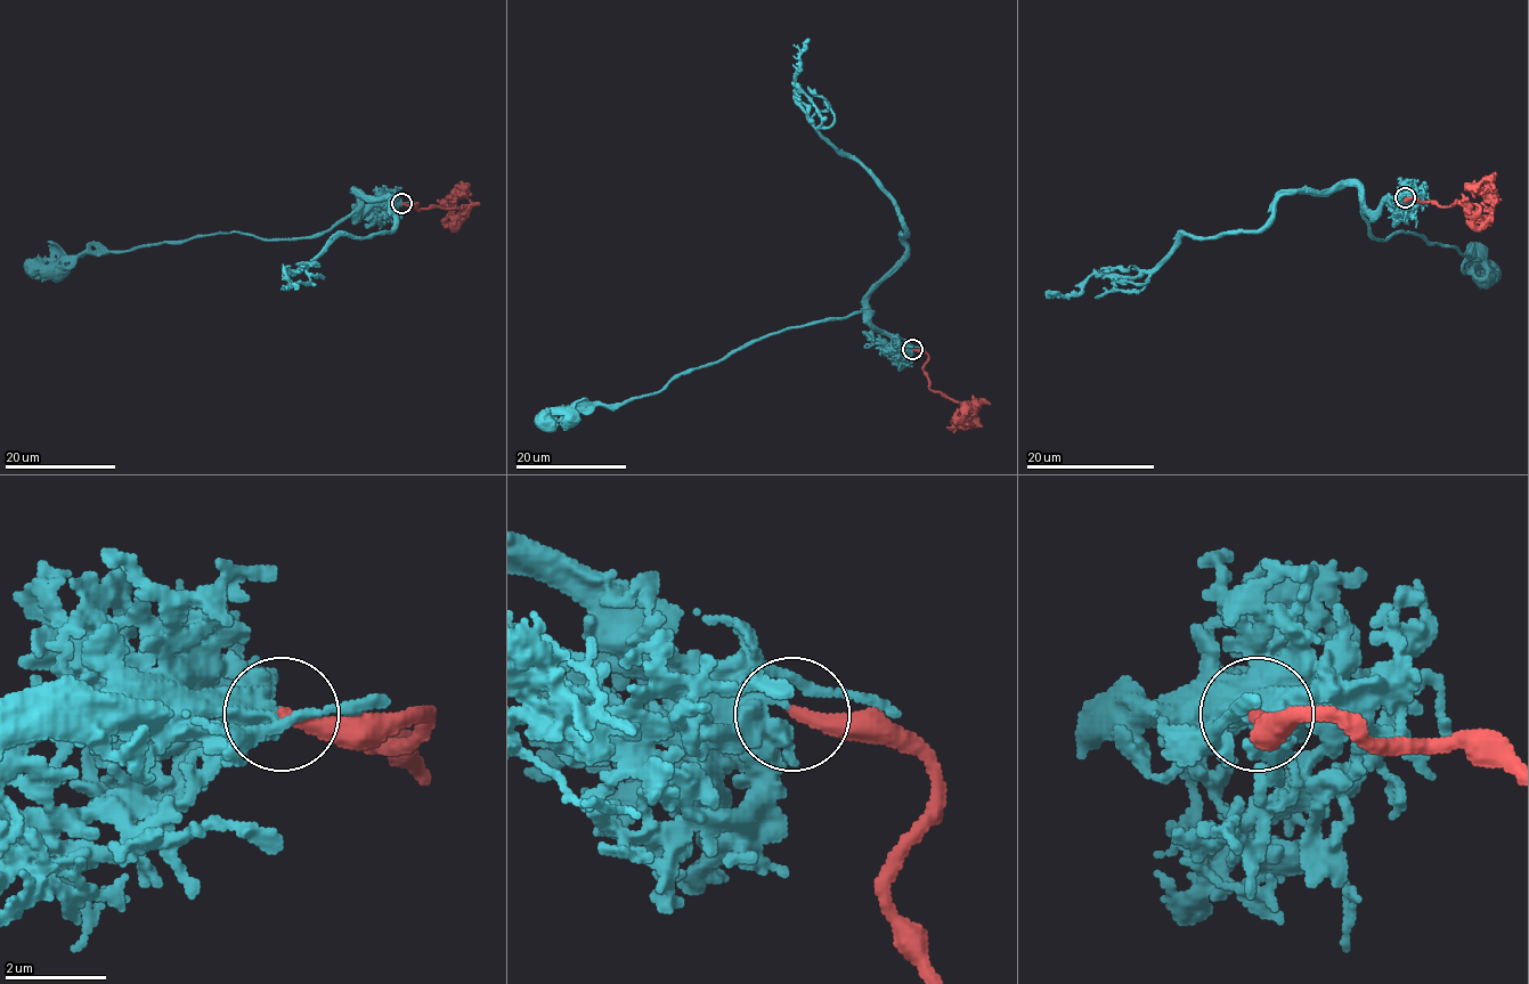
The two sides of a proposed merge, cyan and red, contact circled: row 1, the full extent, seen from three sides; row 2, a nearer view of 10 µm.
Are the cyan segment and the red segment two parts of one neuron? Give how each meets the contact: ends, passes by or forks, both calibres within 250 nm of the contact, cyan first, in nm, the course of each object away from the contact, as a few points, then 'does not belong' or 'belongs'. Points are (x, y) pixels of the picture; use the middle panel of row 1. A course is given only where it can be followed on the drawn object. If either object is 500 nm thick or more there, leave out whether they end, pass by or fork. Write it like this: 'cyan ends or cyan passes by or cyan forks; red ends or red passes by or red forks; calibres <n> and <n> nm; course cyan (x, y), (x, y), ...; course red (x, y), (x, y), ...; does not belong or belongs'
cyan passes by; red ends; calibres 260 and 300 nm; course cyan (912, 350), (854, 312), (774, 332), (675, 374), (660, 390), (572, 406), (547, 423); course red (912, 350), (927, 355), (924, 374), (929, 387), (976, 413), (969, 408), (965, 425), (982, 428); does not belong

